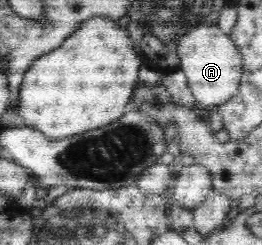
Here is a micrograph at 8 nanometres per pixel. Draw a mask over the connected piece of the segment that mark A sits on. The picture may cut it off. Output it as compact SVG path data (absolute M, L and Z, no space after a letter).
M218 23L216 25L198 25L197 27L188 30L183 36L177 38L174 44L177 48L177 55L179 57L179 60L181 61L179 63L179 68L186 74L186 79L188 80L190 91L192 92L192 94L194 94L194 99L196 100L196 110L200 113L200 115L205 117L205 112L208 111L208 109L212 109L217 105L226 103L226 101L228 101L238 91L241 75L243 72L242 54L239 52L239 49L235 46L235 43L233 42L231 37L228 34L224 33L222 29L220 29Z

